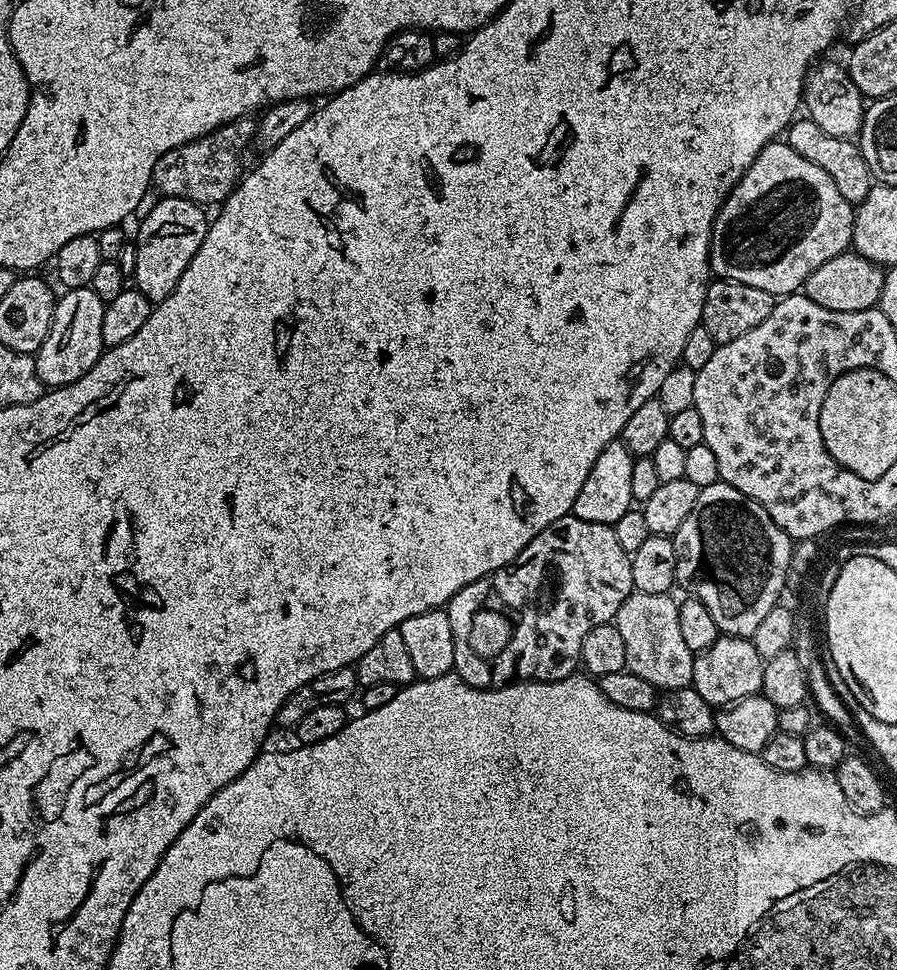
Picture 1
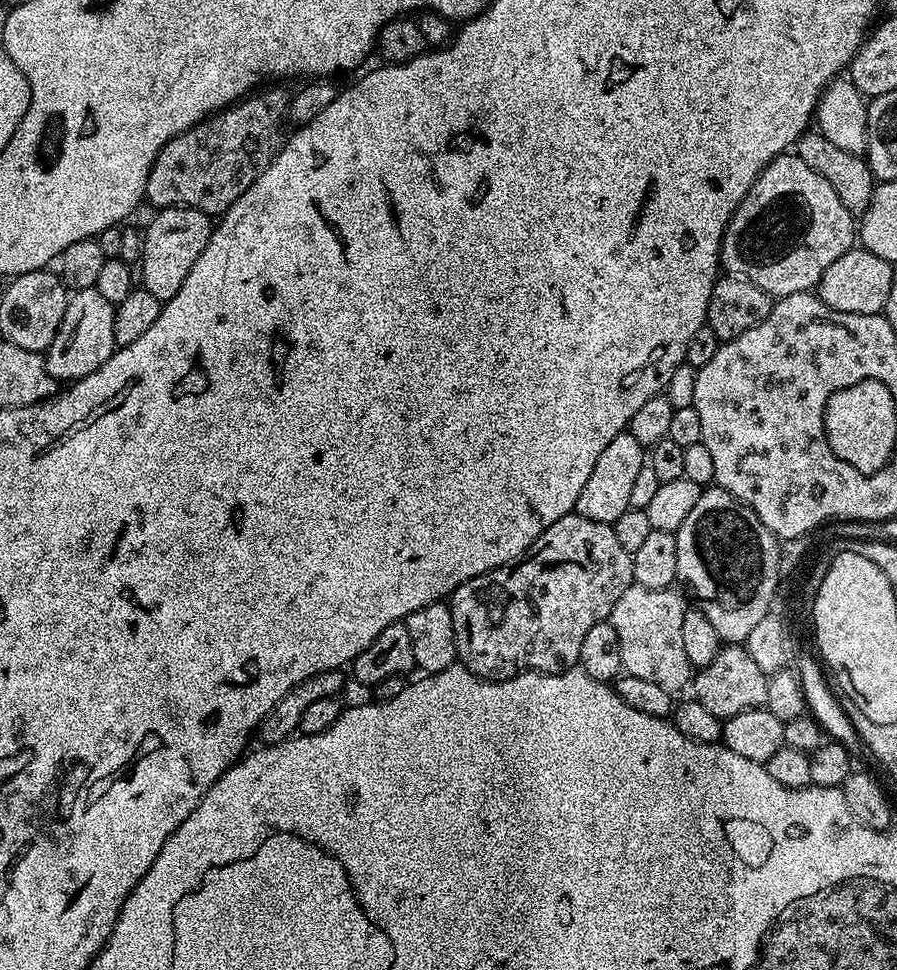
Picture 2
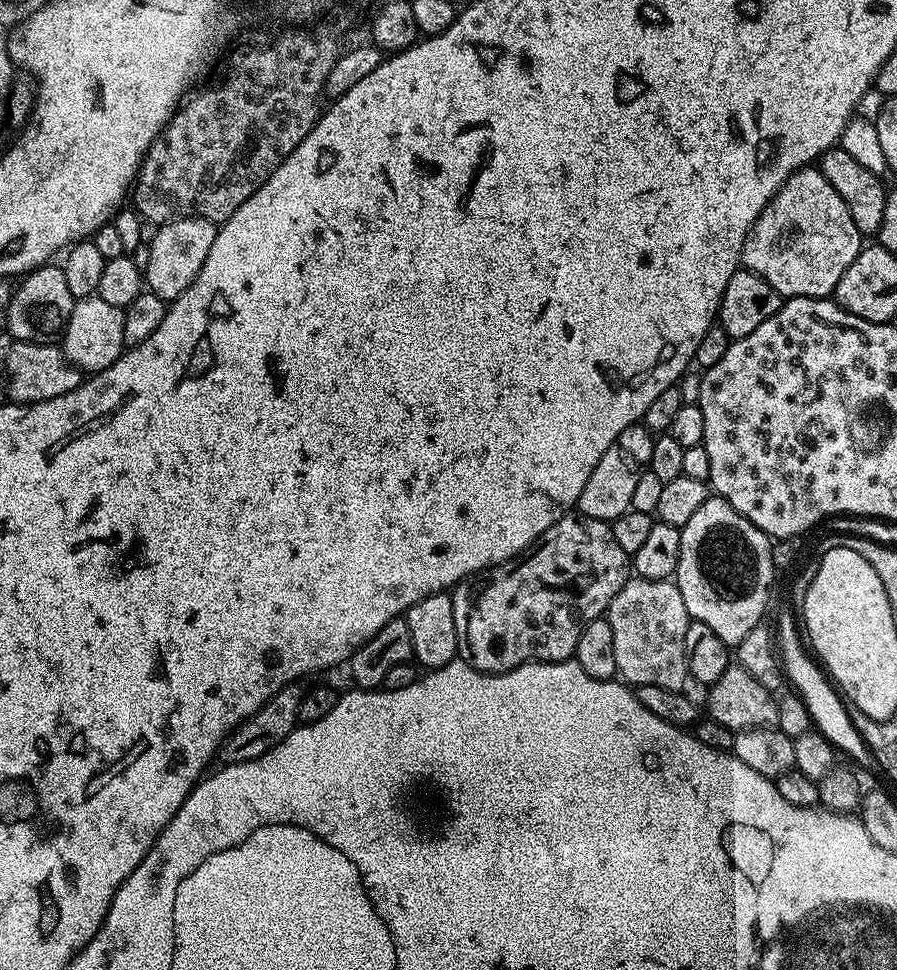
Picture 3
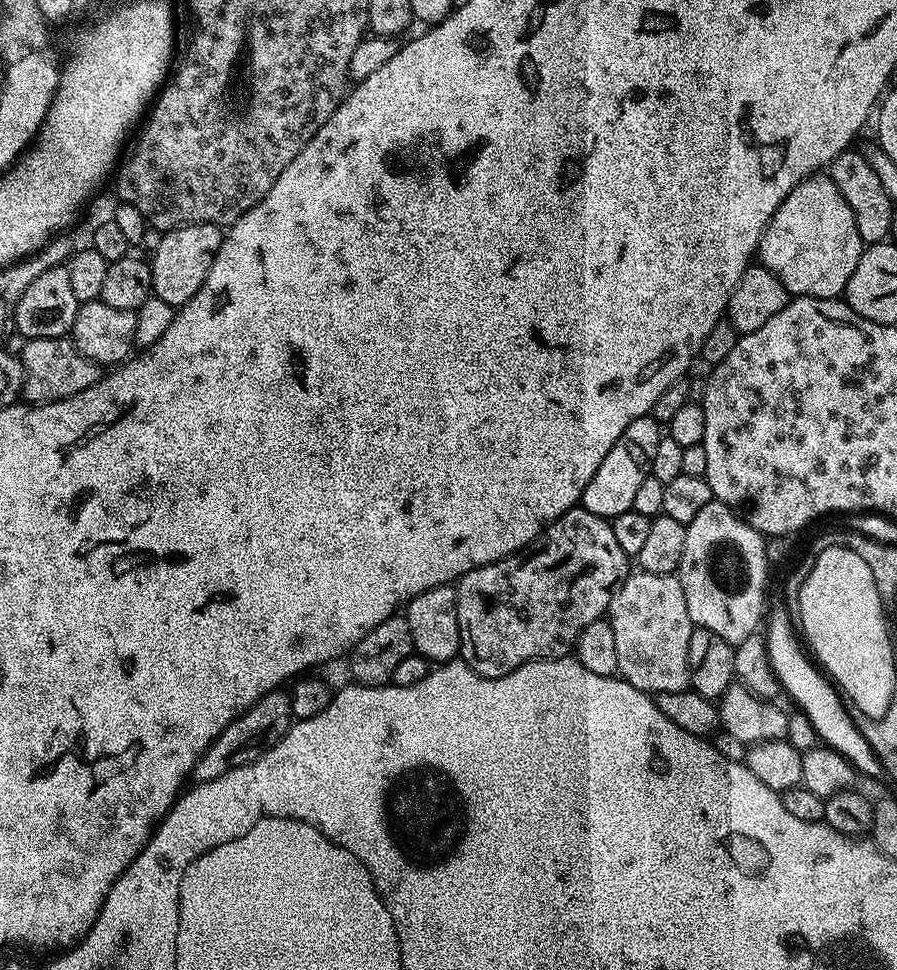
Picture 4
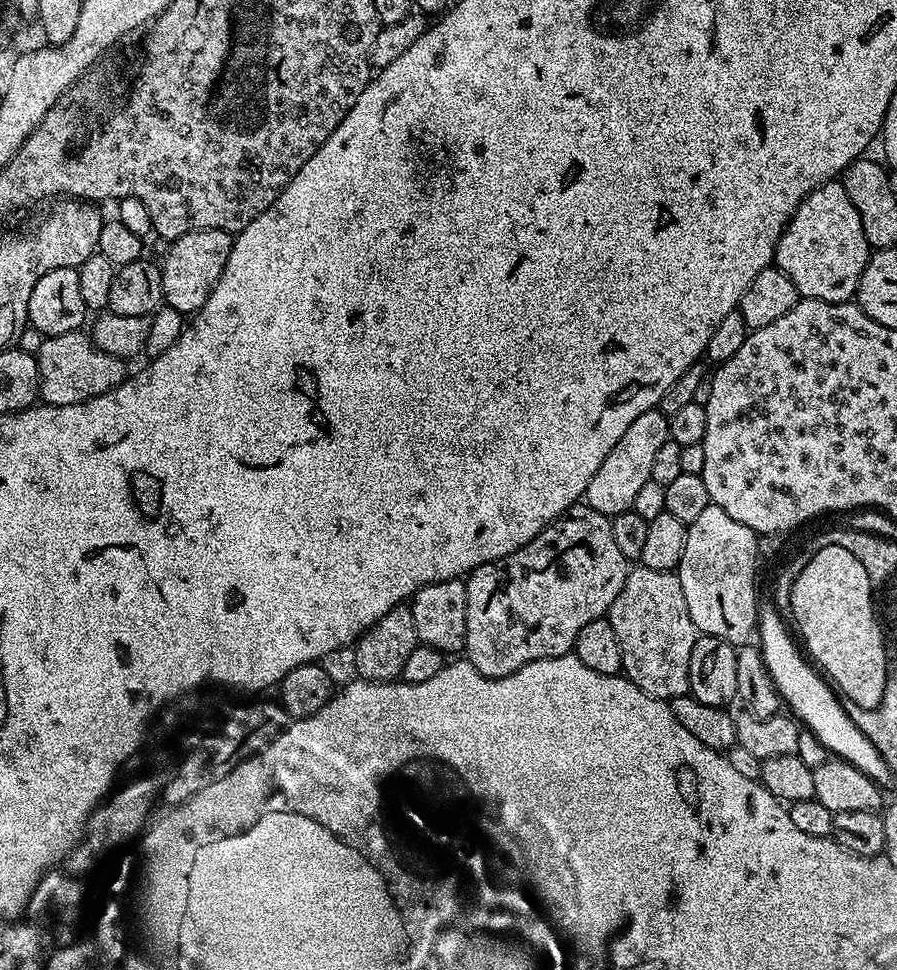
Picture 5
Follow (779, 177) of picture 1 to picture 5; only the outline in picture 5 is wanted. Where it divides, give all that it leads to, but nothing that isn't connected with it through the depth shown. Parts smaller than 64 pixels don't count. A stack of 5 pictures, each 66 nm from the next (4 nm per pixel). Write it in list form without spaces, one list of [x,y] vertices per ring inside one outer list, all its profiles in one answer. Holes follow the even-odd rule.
[[[839,179],[823,181],[800,200],[795,216],[792,229],[790,224],[774,249],[775,267],[794,282],[801,297],[831,304],[851,301],[856,295],[860,274],[868,265],[870,249],[866,234],[862,234],[862,218],[858,218],[850,194],[846,194]]]

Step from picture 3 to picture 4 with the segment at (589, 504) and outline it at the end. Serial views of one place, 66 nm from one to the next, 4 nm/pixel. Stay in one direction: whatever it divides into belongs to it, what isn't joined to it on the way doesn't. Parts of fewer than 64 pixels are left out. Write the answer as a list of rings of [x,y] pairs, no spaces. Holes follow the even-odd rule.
[[[651,415],[630,422],[630,426],[622,430],[622,438],[613,446],[610,454],[602,458],[602,466],[598,466],[594,478],[590,478],[590,486],[586,486],[586,490],[580,495],[583,508],[590,510],[590,514],[598,514],[605,518],[632,511],[638,486],[642,486],[646,475],[645,465],[654,454],[654,446],[658,446],[661,435],[662,425],[653,420]]]

